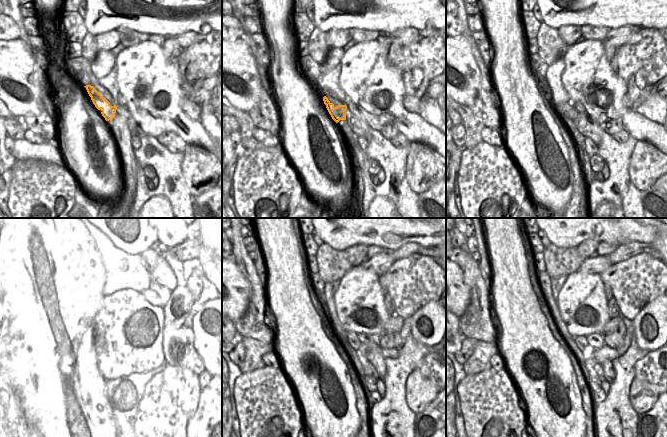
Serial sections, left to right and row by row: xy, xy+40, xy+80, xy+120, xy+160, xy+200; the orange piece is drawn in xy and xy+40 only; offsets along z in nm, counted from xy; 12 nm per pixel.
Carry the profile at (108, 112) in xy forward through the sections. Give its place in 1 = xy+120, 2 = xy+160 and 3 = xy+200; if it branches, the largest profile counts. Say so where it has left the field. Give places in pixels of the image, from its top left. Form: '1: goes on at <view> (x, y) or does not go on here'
1: goes on at xy+120 (121, 336)
2: goes on at xy+160 (352, 339)
3: goes on at xy+200 (580, 341)

